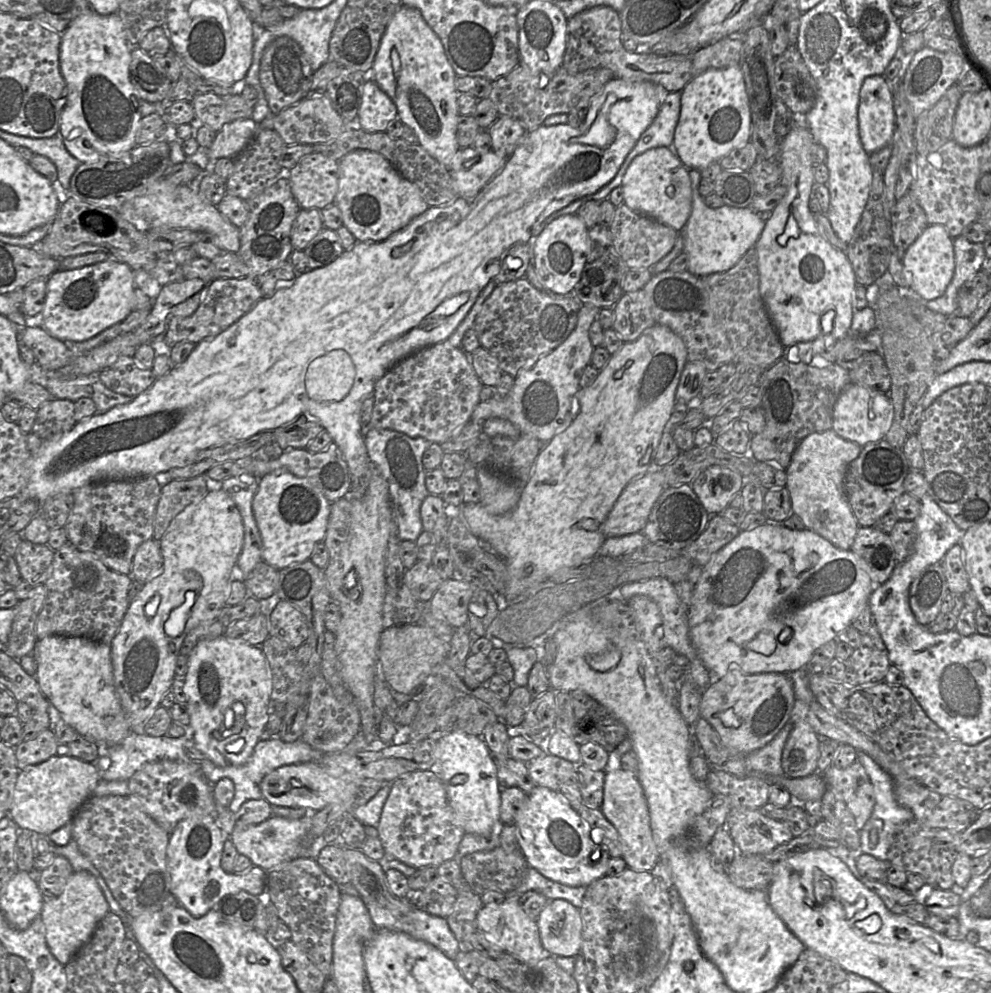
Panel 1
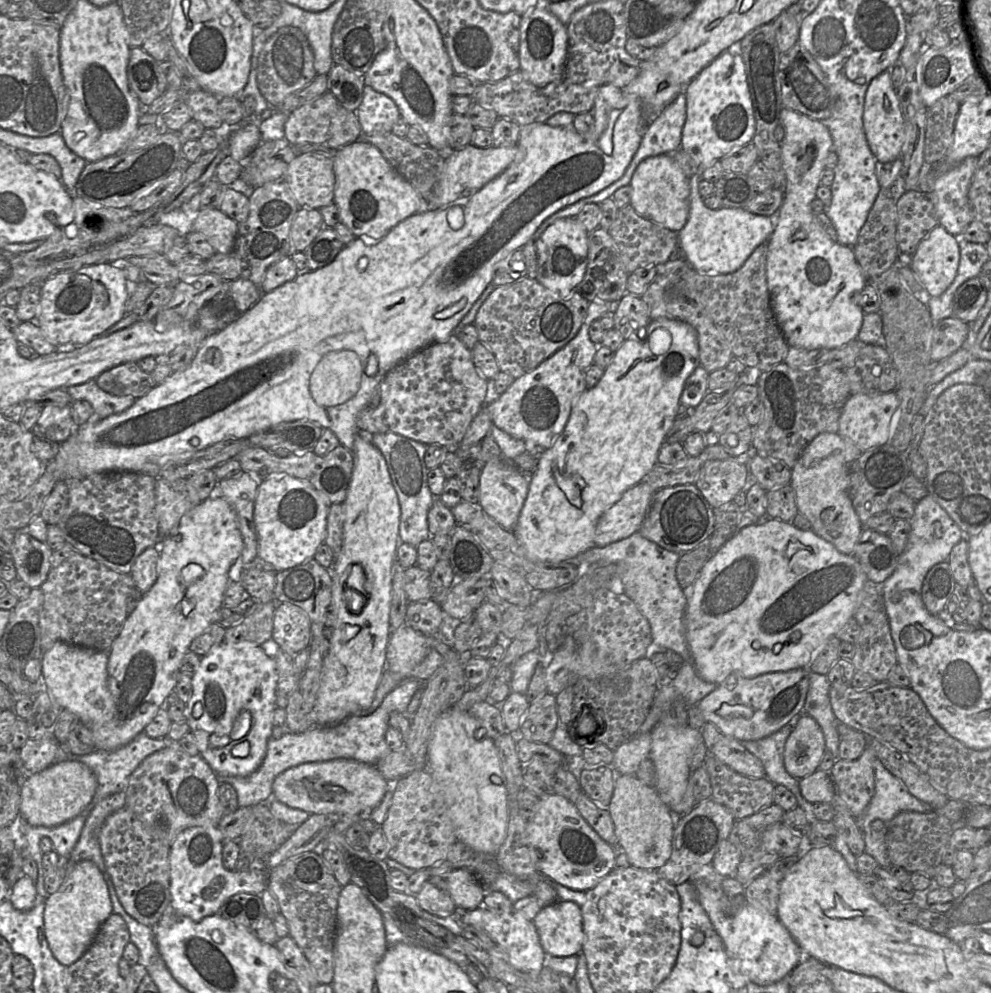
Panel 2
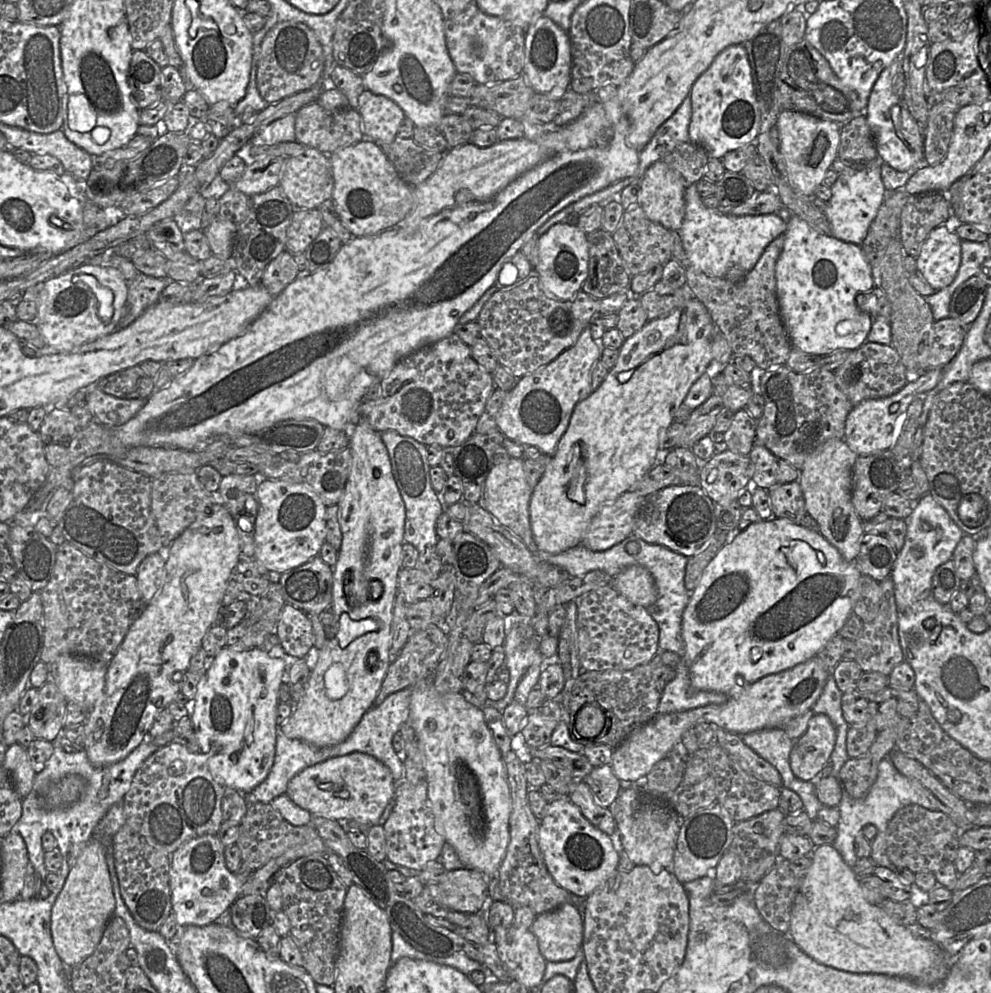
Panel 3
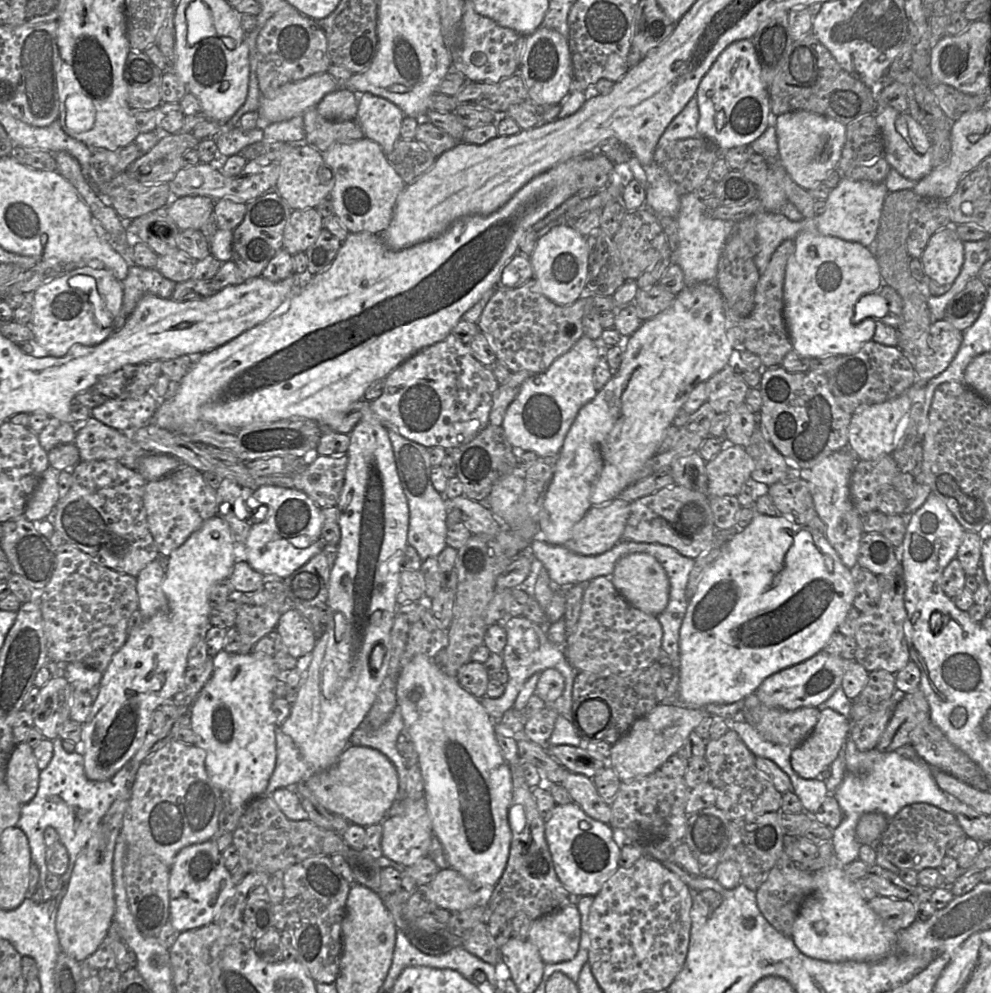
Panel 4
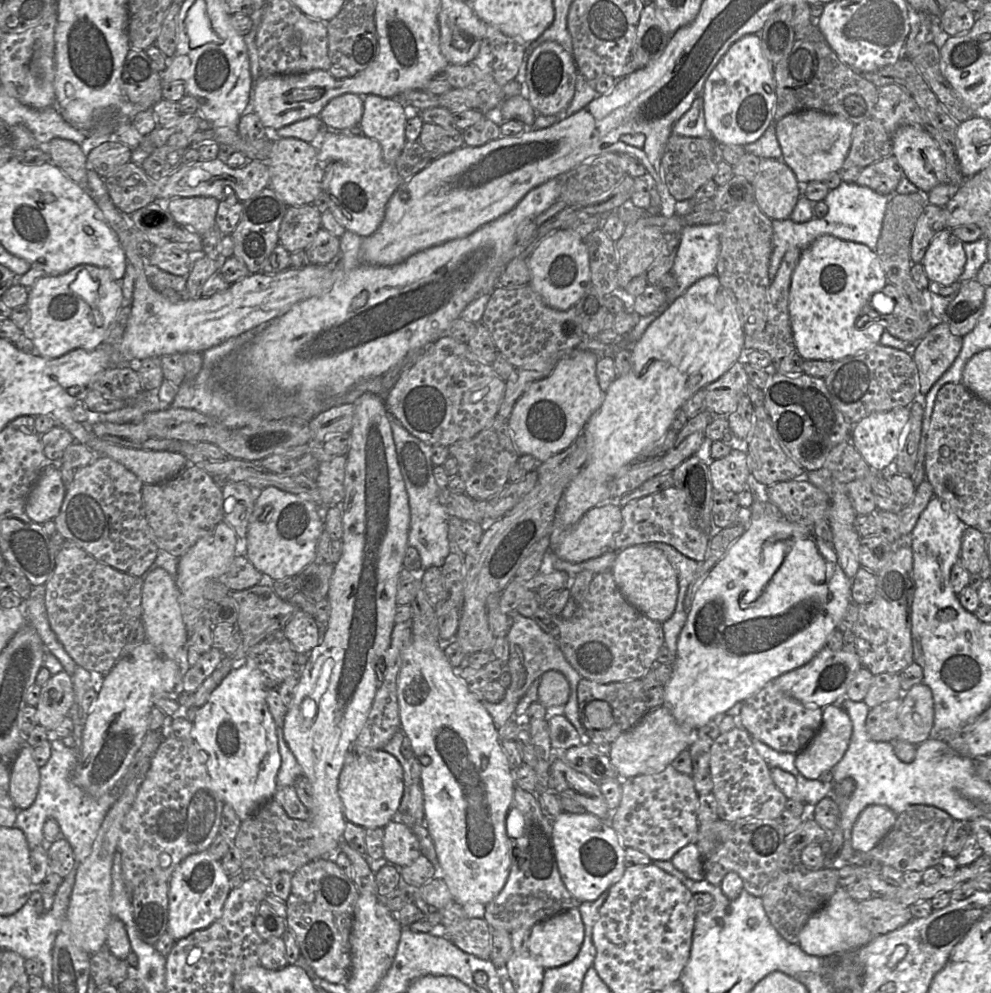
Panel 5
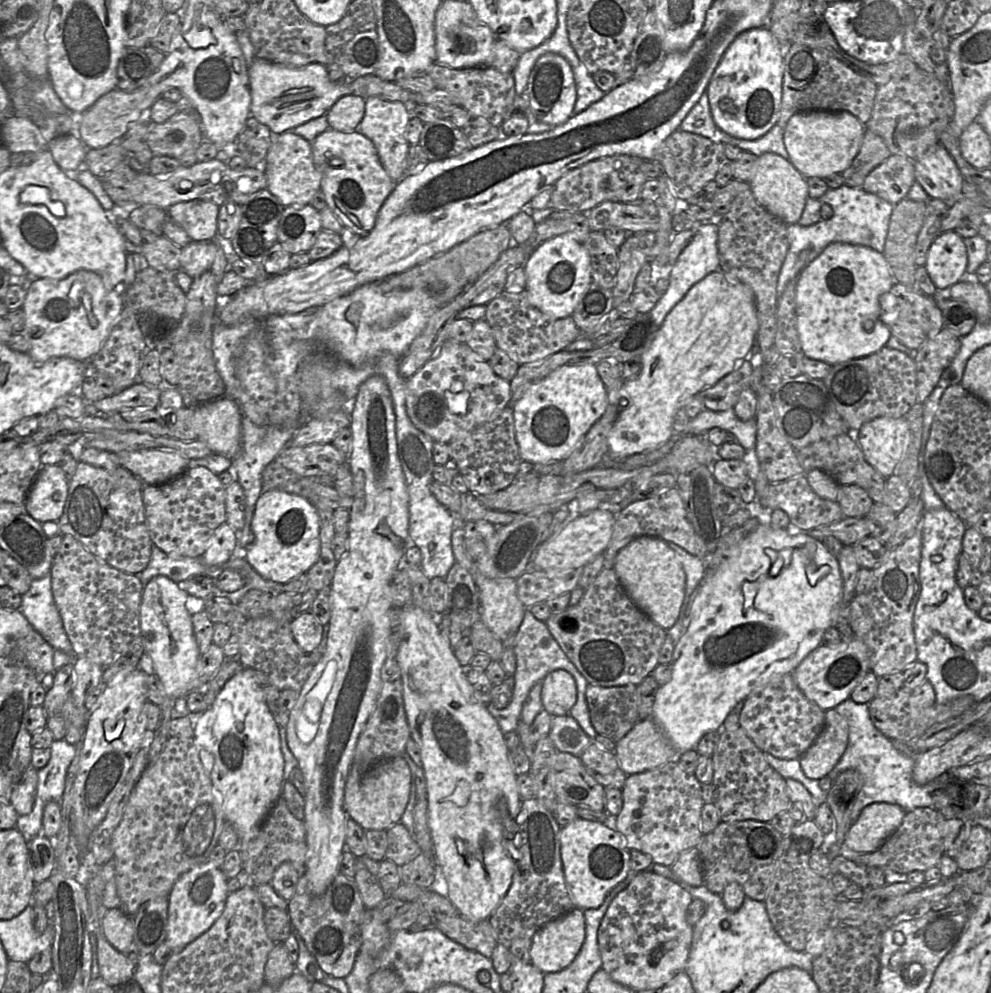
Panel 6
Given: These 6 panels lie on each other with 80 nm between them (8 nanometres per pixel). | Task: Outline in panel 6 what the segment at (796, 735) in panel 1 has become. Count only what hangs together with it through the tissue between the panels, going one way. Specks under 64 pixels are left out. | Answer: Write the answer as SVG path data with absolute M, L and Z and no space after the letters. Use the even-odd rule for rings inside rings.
M835 709L825 711L825 725L809 749L799 758L804 774L819 780L830 773L848 745L848 723Z

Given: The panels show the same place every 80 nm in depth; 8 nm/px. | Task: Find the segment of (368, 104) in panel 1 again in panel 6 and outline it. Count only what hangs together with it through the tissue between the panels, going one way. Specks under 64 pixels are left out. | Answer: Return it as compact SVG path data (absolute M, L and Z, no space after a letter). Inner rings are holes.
M377 97L365 99L365 114L357 131L374 143L384 169L395 182L404 176L406 158L410 147L406 139L406 129L411 118L414 117L411 116L410 107L402 102L386 101Z

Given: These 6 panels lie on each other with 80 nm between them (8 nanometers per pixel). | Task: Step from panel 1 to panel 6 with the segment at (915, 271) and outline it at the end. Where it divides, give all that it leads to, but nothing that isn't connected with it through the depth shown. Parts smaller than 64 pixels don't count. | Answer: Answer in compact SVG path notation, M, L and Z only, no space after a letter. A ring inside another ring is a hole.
M946 231L931 244L924 267L935 287L945 289L960 281L967 263L964 239L955 231Z

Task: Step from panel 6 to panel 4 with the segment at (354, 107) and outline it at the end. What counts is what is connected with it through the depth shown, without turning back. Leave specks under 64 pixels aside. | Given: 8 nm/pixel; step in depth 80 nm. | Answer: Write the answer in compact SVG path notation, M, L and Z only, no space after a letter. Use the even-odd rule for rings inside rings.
M341 88L326 94L316 109L323 118L332 122L354 120L358 111L358 96L350 89Z

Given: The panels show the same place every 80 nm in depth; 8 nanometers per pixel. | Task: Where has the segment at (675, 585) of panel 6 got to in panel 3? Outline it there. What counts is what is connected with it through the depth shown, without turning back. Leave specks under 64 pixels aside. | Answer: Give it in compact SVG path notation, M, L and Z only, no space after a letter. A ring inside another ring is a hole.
M629 566L612 578L616 591L633 604L649 607L657 598L657 589L651 573L642 566Z

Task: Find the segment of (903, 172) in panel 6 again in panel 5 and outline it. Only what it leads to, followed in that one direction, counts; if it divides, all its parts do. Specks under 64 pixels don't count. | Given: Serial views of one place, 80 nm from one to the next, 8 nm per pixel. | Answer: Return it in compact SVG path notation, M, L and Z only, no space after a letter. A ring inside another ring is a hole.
M890 155L867 166L858 176L856 184L866 186L884 194L893 195L902 176L904 175L897 159Z

